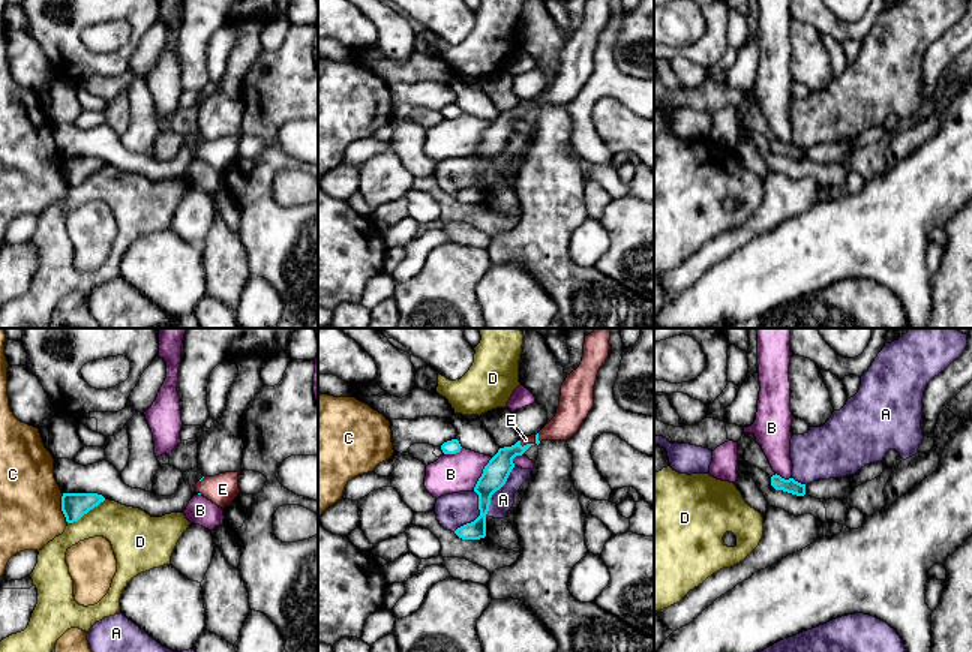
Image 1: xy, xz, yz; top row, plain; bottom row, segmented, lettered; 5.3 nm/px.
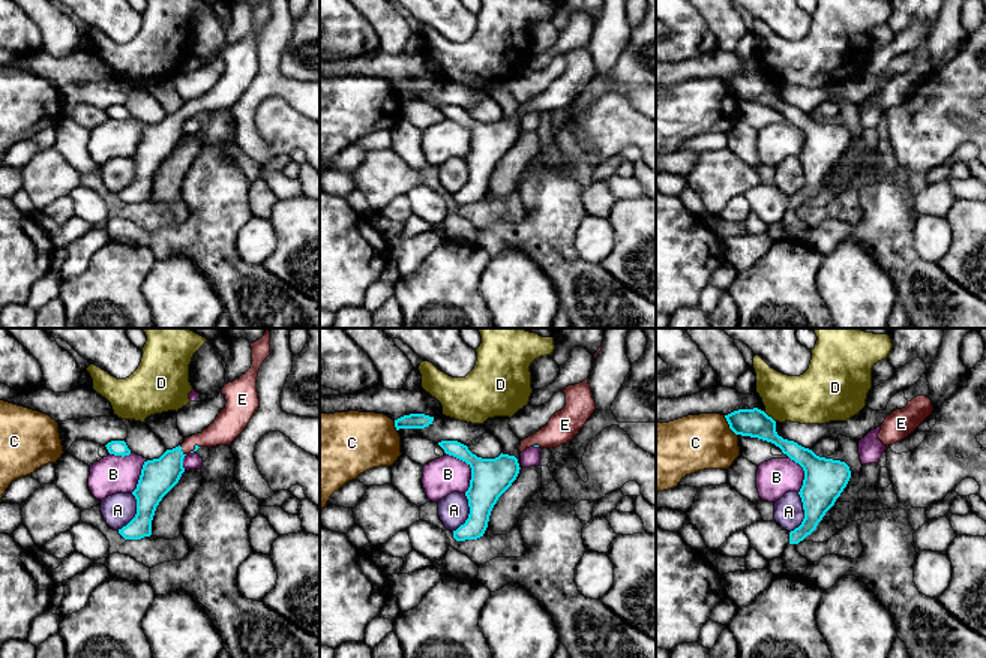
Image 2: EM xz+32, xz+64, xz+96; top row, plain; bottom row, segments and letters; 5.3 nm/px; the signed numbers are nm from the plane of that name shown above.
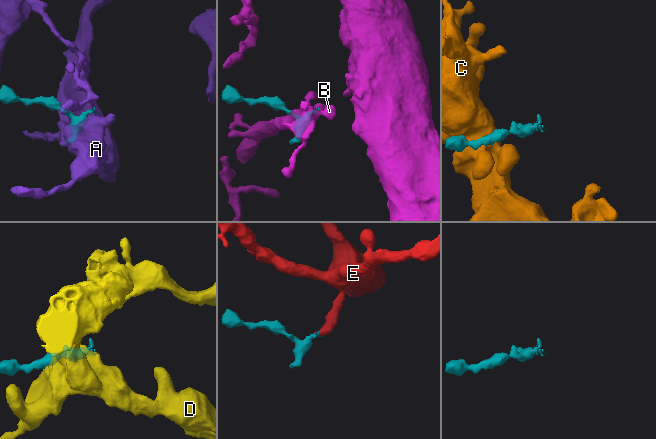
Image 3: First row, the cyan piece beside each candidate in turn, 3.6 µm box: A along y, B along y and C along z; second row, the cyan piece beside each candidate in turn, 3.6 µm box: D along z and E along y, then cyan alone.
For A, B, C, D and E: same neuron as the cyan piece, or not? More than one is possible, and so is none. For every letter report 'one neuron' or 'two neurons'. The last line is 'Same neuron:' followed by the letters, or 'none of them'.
A: two neurons
B: two neurons
C: two neurons
D: two neurons
E: one neuron
Same neuron: E

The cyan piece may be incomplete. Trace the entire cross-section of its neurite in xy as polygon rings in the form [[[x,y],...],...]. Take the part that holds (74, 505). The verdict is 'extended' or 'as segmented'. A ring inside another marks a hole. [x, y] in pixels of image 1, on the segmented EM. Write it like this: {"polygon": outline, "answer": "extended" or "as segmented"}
{"polygon": [[[63,493],[62,511],[66,522],[74,523],[104,501],[105,498],[98,493]]], "answer": "as segmented"}

